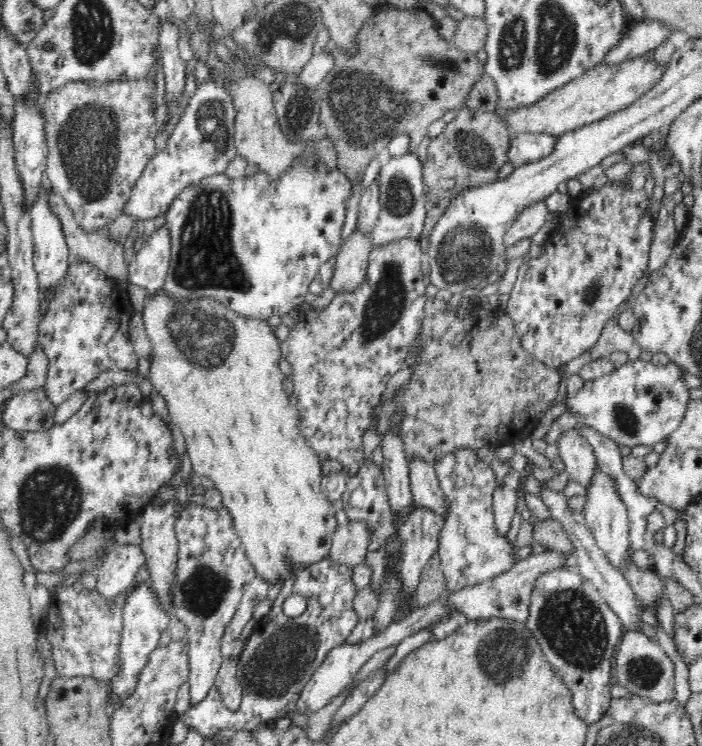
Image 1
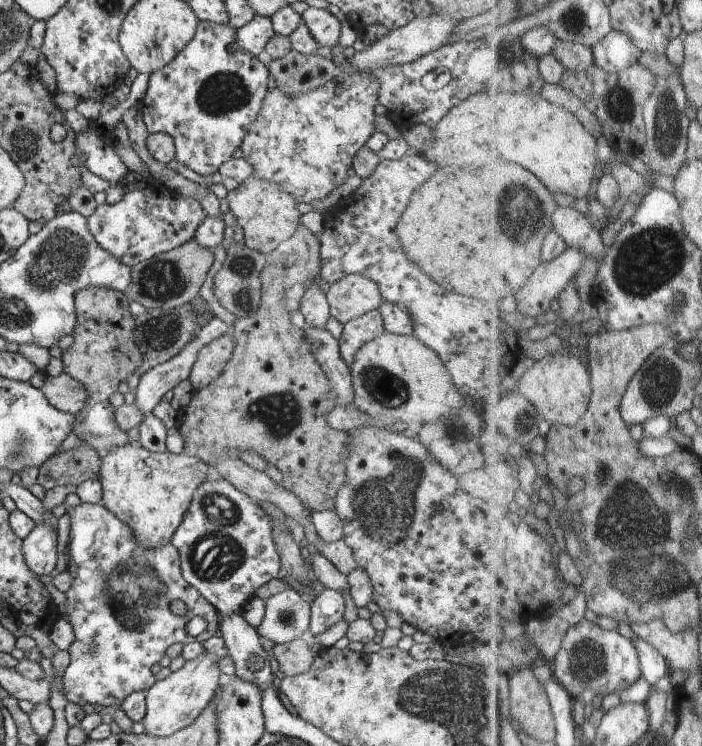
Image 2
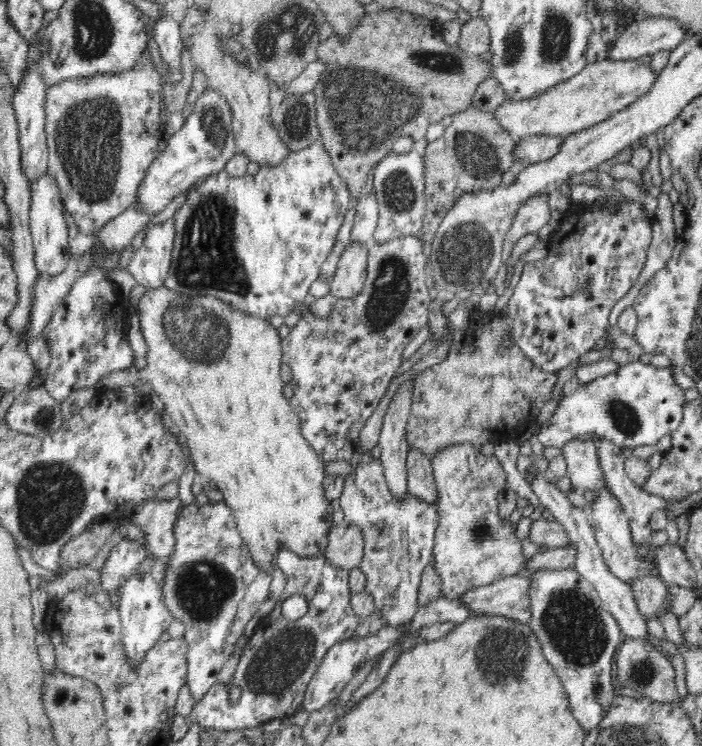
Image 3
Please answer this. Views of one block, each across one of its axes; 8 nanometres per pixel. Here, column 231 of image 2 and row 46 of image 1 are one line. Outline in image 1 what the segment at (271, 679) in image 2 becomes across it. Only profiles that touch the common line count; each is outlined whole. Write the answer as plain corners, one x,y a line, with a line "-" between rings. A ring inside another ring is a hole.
651,19
630,22
618,44
606,53
603,64
619,64
625,60
641,56
670,39
674,32
674,30
668,29
666,25

